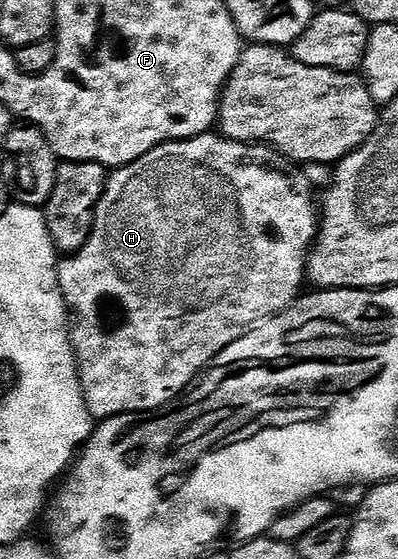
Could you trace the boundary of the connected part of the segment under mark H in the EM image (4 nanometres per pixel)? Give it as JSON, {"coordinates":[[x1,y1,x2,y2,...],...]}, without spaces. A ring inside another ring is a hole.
{"coordinates":[[209,132,177,142,163,142,158,148,146,152,146,156,111,171,86,244,76,253,61,257,56,268,60,291,70,315,76,371,80,373,86,408,93,419,142,414,179,398,219,354,234,344,234,340,246,336,248,330,253,330,261,322,276,317,301,297,303,286,306,286,308,256,320,229,321,215,318,213,318,198,312,195,314,187,307,173,283,170,284,165,285,159,267,145,239,142,224,137,223,133]]}

